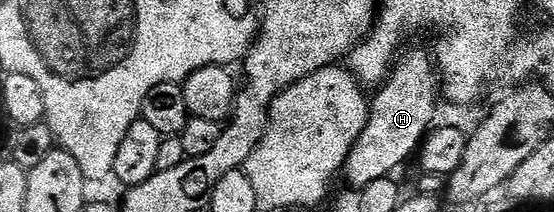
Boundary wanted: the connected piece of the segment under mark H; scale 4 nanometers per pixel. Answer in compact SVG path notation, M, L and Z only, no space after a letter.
M403 49L390 77L375 93L379 94L369 99L368 124L364 124L364 132L360 132L352 152L346 157L344 175L347 187L359 191L372 184L372 180L391 177L395 173L393 170L400 169L409 158L411 161L417 155L422 139L435 125L438 98L440 102L440 75L435 59L427 51L426 54L422 50Z

